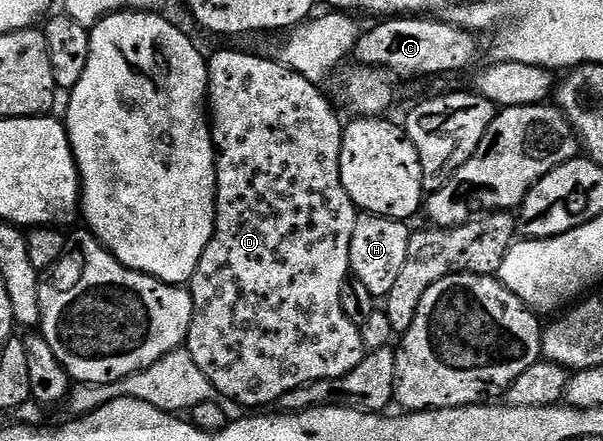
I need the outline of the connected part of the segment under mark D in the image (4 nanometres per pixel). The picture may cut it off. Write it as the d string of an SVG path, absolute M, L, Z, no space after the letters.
M218 51L214 56L209 56L208 118L212 124L214 149L218 156L218 212L212 241L208 241L208 249L204 249L204 257L200 257L200 265L196 265L196 273L188 284L194 312L184 349L192 353L192 361L196 361L204 377L212 381L215 392L219 396L223 395L223 400L231 399L242 407L250 407L246 409L266 409L269 403L270 406L277 404L284 393L292 393L292 389L300 389L306 383L344 377L352 373L356 365L360 365L367 353L359 324L352 322L348 313L344 313L344 305L340 305L340 289L344 289L344 281L351 278L352 229L356 229L360 214L352 197L348 197L348 189L344 189L344 181L340 177L344 123L338 120L333 105L326 100L319 84L296 73L293 67L286 66L277 58L274 59L249 55L246 51Z

